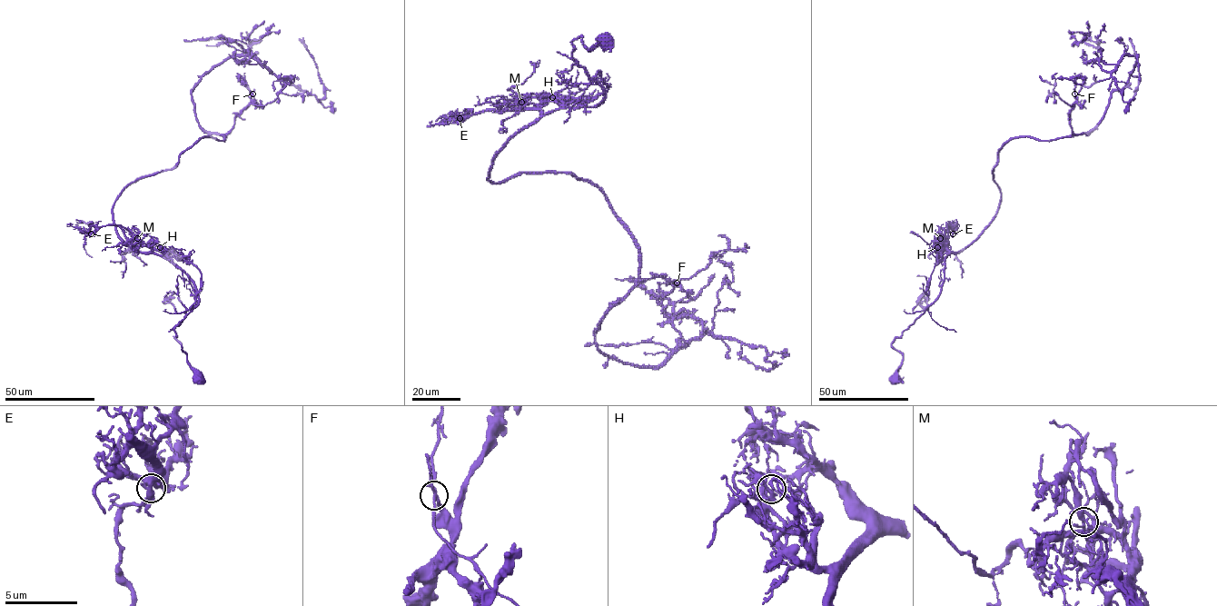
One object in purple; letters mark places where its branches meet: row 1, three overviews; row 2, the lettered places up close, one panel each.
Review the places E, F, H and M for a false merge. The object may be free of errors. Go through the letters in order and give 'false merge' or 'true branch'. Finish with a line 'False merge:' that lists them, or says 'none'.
E: true branch
F: false merge
H: true branch
M: true branch
False merge: F

